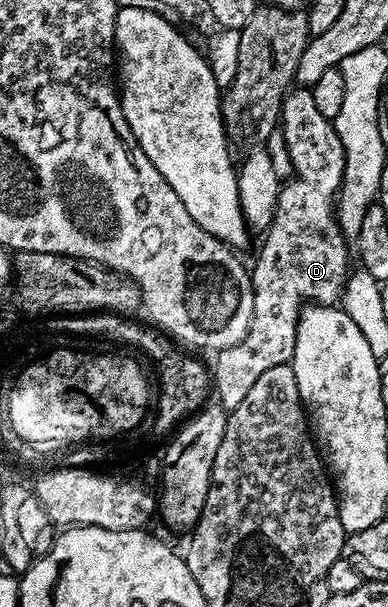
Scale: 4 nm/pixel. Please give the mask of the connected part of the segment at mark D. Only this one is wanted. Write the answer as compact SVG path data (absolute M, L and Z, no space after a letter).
M301 86L295 90L289 90L285 93L285 97L281 102L281 118L279 124L279 134L285 139L287 146L287 154L291 165L293 177L286 179L280 185L280 192L277 196L276 208L273 211L273 220L263 232L265 241L261 244L261 249L257 252L257 261L251 264L251 279L253 281L253 317L251 318L251 326L247 330L247 334L243 338L243 342L239 342L230 348L220 349L216 353L217 356L211 363L211 388L215 393L216 403L220 404L225 409L226 413L231 413L235 410L235 406L239 406L239 402L243 402L250 391L251 386L255 386L255 381L261 377L266 370L271 370L271 366L279 366L280 364L288 364L292 361L293 351L295 350L295 334L297 333L297 320L301 317L301 310L306 302L315 304L327 304L330 306L336 305L340 301L341 293L345 287L345 281L349 279L351 265L349 265L349 256L351 260L351 248L347 245L346 237L341 235L341 228L337 224L335 215L335 201L341 191L341 179L345 173L345 151L343 150L343 142L339 138L334 121L323 118L323 114L319 114L319 109L315 106L315 98L312 91L308 87Z

